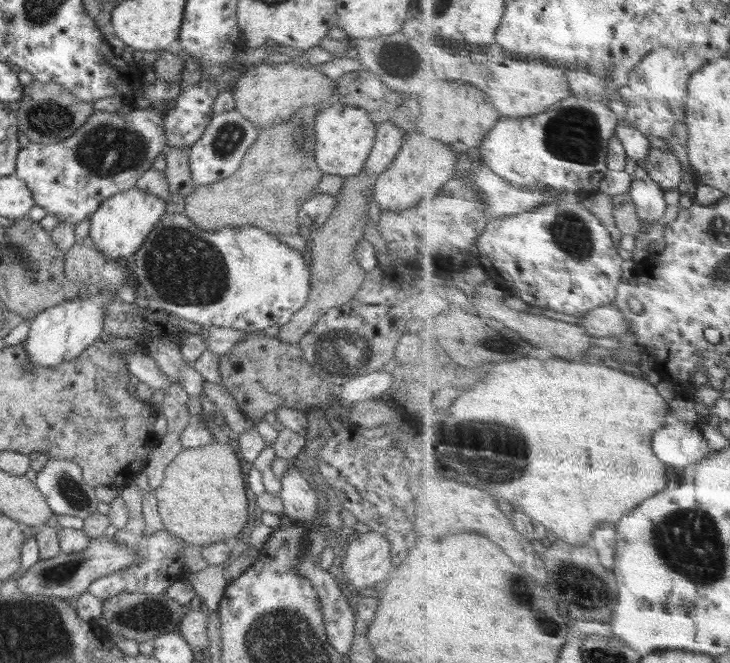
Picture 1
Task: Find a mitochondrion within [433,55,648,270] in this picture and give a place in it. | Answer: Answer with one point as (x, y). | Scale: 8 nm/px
(573, 133)

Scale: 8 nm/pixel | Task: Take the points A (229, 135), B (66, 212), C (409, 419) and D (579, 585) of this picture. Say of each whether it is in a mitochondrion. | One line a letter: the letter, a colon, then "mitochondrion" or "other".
A: mitochondrion
B: other
C: other
D: mitochondrion

